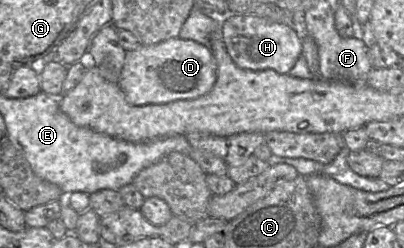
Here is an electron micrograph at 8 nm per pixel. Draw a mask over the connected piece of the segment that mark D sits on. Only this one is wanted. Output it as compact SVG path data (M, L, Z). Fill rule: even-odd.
M170 38L153 45L127 51L117 85L130 105L163 104L205 95L217 79L217 64L209 48L192 40Z

